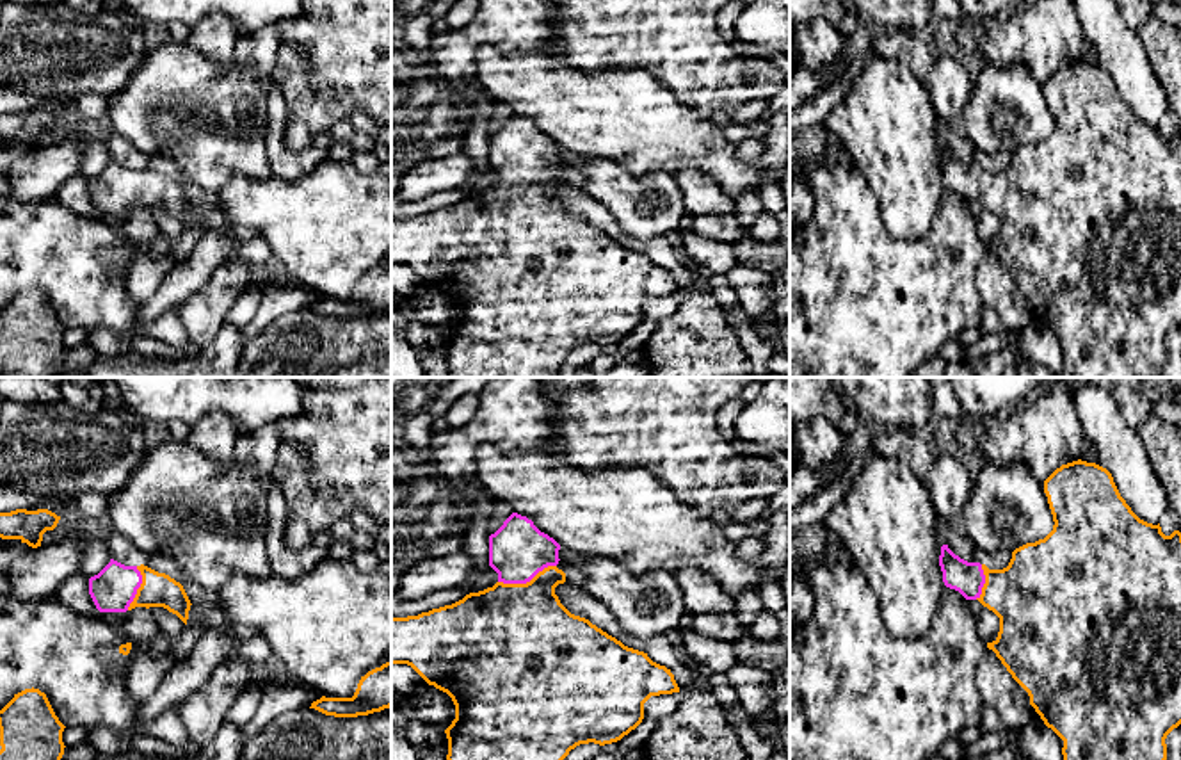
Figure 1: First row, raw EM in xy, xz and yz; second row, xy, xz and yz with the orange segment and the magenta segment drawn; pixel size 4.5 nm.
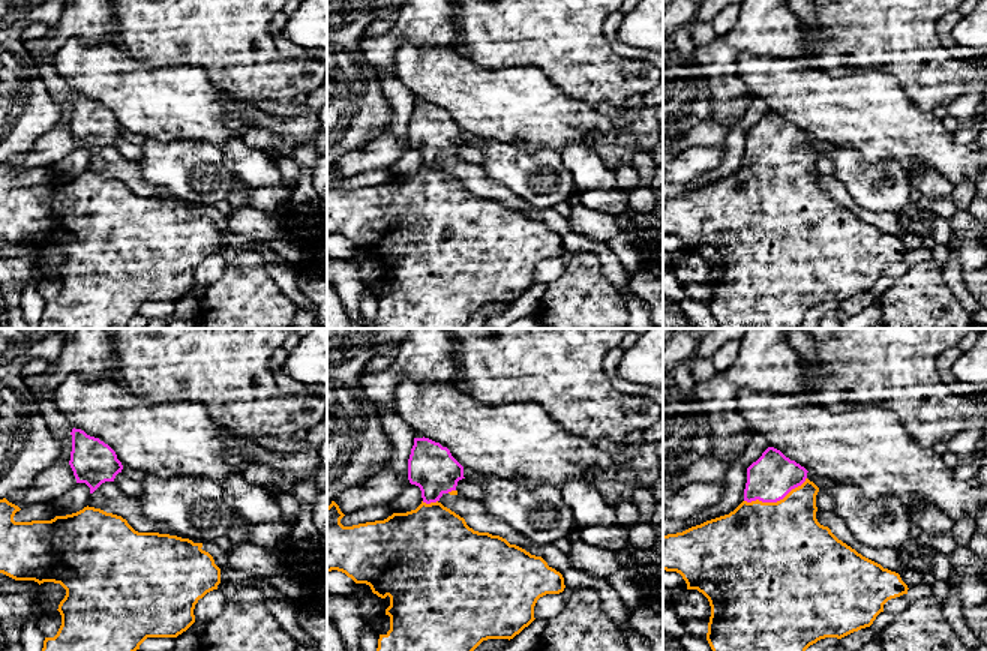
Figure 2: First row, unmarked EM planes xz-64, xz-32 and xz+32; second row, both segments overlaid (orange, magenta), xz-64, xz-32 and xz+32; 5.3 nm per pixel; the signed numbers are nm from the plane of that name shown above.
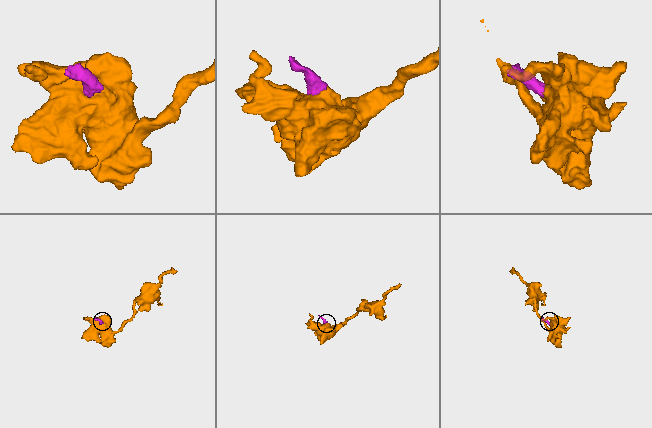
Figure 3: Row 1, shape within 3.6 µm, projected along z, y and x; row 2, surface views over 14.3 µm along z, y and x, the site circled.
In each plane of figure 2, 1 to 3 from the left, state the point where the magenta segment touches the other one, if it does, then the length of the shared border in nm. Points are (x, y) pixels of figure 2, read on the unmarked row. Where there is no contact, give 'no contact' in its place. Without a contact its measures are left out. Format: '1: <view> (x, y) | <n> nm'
1: no contact
2: xz-32 (431, 167) | 90 nm
3: xz+32 (777, 165) | 360 nm

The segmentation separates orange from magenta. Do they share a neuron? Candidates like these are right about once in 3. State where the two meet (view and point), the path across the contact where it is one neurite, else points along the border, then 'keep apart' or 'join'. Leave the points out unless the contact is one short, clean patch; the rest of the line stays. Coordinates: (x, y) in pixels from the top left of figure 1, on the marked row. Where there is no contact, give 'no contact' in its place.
meets orange in xz at (527, 582); runs through xz (513, 636), (527, 582), (527, 563), (518, 550); join

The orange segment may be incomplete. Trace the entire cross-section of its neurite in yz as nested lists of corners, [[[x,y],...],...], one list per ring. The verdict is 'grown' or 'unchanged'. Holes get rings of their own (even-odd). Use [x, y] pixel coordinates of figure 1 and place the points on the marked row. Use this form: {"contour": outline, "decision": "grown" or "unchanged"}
{"contour": [[[1073,461],[1056,468],[1044,481],[1044,493],[1053,514],[1053,530],[1035,543],[1012,552],[1003,570],[989,570],[980,562],[968,562],[955,555],[948,545],[941,546],[939,566],[946,587],[959,591],[966,600],[978,600],[1000,618],[1000,632],[987,648],[996,653],[1012,678],[1028,692],[1030,705],[1062,740],[1064,760],[1167,760],[1167,735],[1181,724],[1181,532],[1161,532],[1160,523],[1140,520],[1121,497],[1112,473],[1087,461]]], "decision": "grown"}

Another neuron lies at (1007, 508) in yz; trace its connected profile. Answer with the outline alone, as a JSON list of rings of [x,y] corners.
[[[1019,459],[1003,465],[984,461],[962,520],[966,536],[985,554],[1014,552],[1044,539],[1055,525],[1044,482]]]

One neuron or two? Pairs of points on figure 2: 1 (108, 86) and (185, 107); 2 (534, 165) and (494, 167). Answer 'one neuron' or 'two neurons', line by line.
1: one neuron
2: one neuron

